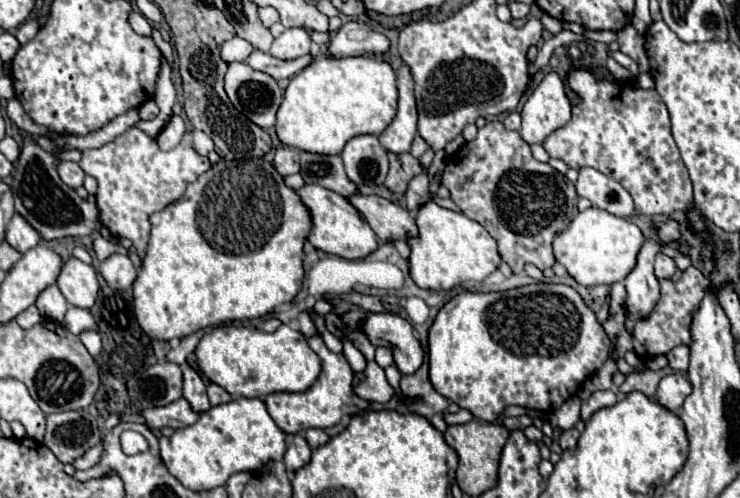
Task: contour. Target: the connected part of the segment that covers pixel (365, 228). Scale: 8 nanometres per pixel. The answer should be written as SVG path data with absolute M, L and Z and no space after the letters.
M305 185L297 193L311 211L313 229L309 233L309 241L317 249L343 257L343 259L363 259L363 257L371 255L371 251L375 251L375 247L379 247L377 235L373 233L369 223L365 219L361 219L361 213L347 201L347 197L343 197L335 191L329 191L325 187L319 187L319 185Z

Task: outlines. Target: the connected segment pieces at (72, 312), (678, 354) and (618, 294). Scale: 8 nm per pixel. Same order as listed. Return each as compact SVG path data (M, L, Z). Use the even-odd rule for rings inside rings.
M69 305L63 323L73 335L81 335L83 331L97 331L99 333L99 327L97 327L93 315L87 309L79 309L73 305Z
M679 345L675 347L673 351L667 353L667 359L669 359L669 365L675 369L675 371L687 371L689 367L689 345Z
M615 283L615 285L611 287L609 315L615 315L615 313L619 313L619 309L623 307L623 301L625 301L625 287L623 287L623 283Z

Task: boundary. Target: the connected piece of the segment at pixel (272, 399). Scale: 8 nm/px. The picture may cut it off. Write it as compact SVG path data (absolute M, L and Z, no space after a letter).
M311 337L309 347L319 355L319 359L323 363L323 369L321 369L321 375L317 377L317 381L303 393L271 393L265 397L265 407L271 415L271 419L287 435L295 435L295 433L307 431L311 427L325 429L325 427L339 423L343 415L357 415L367 409L367 401L359 399L351 389L353 369L349 367L345 355L335 355L333 351L329 351L321 337Z

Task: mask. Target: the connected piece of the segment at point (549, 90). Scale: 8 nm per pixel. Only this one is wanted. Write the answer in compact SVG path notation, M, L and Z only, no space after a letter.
M547 73L543 81L535 87L535 91L529 95L529 99L523 105L521 111L523 125L521 125L521 137L531 145L531 143L543 143L543 139L555 131L557 127L563 127L571 119L571 103L565 95L565 85L555 73Z

